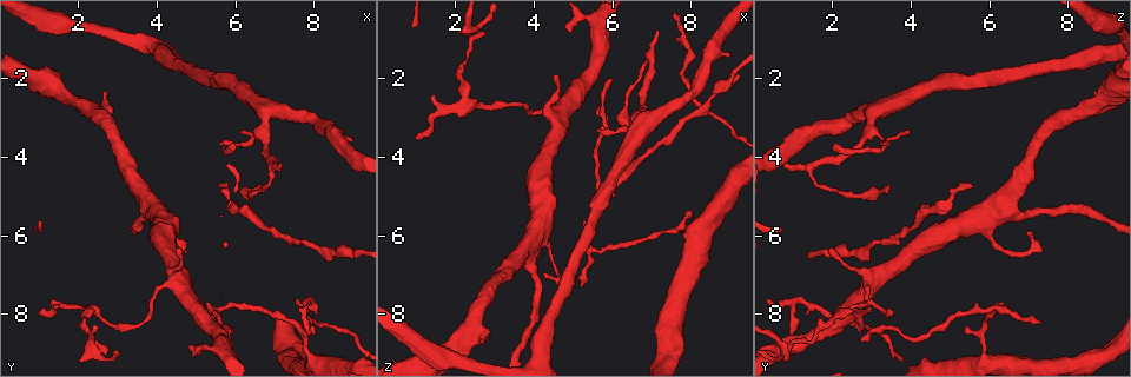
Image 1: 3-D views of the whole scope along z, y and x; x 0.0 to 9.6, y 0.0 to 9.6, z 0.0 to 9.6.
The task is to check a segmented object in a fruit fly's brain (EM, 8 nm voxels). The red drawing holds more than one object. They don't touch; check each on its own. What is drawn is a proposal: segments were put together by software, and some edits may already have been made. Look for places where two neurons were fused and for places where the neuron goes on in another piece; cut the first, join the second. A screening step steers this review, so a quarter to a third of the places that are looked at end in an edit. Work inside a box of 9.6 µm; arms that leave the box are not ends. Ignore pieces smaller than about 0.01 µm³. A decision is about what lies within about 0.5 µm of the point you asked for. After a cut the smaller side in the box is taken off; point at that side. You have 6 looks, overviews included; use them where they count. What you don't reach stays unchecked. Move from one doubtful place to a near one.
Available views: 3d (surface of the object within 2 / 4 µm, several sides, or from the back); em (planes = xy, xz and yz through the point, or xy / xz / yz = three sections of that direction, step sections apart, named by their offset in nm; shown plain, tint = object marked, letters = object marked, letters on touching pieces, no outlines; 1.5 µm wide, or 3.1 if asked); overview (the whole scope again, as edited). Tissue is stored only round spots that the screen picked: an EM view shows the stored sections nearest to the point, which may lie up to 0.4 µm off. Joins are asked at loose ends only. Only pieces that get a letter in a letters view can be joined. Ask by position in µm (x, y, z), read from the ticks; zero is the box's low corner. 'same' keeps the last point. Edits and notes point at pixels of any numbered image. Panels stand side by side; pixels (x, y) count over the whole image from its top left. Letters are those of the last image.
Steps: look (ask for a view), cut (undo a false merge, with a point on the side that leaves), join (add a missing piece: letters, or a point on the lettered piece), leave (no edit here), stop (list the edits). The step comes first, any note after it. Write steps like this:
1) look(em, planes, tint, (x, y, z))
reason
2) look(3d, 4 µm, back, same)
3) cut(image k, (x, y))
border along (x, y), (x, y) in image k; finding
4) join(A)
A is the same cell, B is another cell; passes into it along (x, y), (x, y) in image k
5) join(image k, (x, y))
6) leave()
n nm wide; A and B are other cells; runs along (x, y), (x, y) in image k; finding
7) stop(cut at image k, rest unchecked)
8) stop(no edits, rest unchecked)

look(3d, 4 µm, (8.05, 8.35, 5.45))
free end

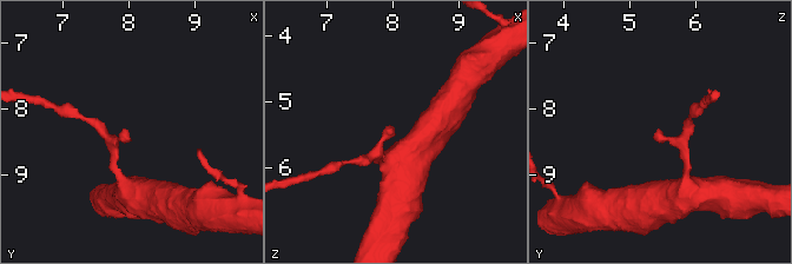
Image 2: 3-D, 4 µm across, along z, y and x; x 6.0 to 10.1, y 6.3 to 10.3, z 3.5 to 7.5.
look(em, planes, letters, (8.00, 8.35, 5.40))

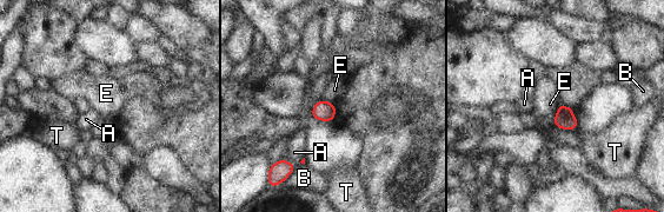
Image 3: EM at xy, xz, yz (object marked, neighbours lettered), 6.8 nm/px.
leave()
140 nm wide; A, B, E and T are other cells; border along (558, 104), (552, 123) in image 3; no lettered piece goes on from it

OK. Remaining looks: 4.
look(3d, 2 µm, (5.55, 4.75, 5.60))
thin end

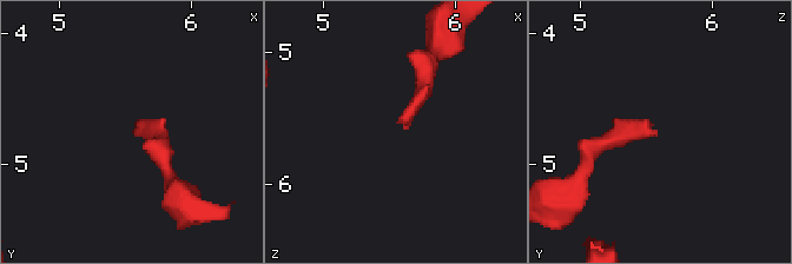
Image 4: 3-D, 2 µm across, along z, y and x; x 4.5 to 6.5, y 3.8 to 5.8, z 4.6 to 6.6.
look(em, planes, letters, (5.60, 4.78, 5.54))

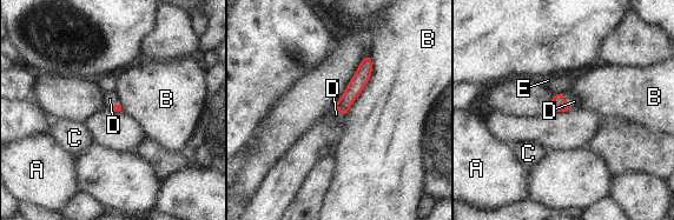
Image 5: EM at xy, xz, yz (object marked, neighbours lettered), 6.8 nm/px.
join(D)
D is the same cell, A, B, C and E are other cells; passes into it along (557, 101), (563, 101), (574, 101) in image 5; the neuron continues

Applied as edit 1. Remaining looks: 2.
stop(join at image 5, rest unchecked)

